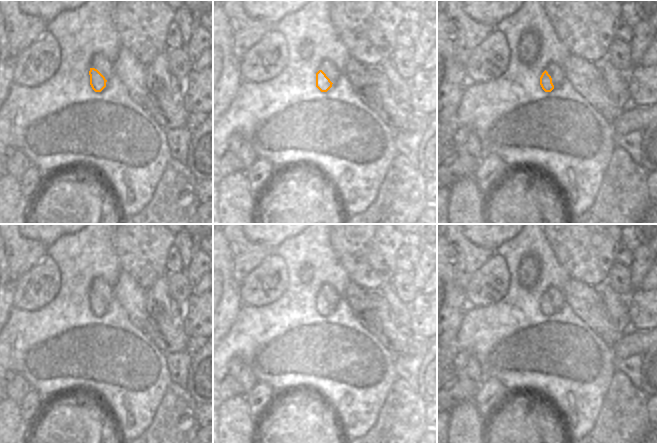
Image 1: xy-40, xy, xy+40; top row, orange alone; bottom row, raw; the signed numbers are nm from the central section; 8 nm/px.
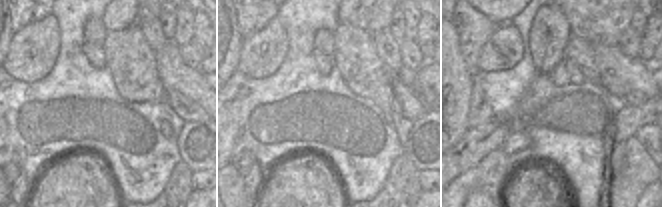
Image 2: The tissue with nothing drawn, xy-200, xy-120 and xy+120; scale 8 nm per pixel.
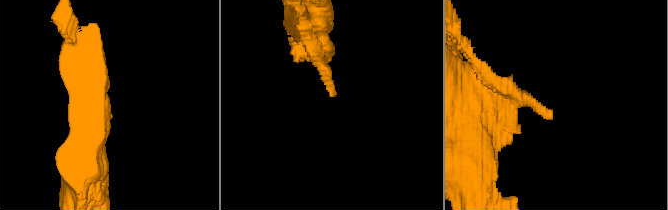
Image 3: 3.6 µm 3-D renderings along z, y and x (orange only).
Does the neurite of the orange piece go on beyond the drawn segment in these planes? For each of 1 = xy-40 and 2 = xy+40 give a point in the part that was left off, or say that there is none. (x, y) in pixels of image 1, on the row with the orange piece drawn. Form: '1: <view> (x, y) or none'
1: none
2: xy+40 (555, 83)

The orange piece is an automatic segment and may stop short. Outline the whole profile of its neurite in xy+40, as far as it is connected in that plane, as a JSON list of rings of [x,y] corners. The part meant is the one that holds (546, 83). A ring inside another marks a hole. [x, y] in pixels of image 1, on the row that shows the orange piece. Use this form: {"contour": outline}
{"contour": [[[545,70],[540,77],[540,85],[545,92],[551,92],[554,88],[557,88],[561,82],[557,82],[551,78],[548,72]]]}

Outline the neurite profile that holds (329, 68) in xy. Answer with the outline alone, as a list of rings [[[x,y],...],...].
[[[323,60],[320,63],[320,70],[322,70],[332,82],[338,80],[338,78],[342,74],[342,72],[336,67],[336,65],[329,60]]]

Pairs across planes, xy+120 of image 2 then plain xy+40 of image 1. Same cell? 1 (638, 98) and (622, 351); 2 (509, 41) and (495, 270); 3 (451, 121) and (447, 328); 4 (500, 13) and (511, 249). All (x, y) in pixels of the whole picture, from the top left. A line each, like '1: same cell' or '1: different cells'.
1: different cells
2: same cell
3: same cell
4: different cells

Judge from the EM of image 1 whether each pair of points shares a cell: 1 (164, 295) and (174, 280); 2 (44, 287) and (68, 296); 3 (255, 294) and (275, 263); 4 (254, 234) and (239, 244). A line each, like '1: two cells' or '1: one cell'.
1: two cells
2: two cells
3: one cell
4: two cells

